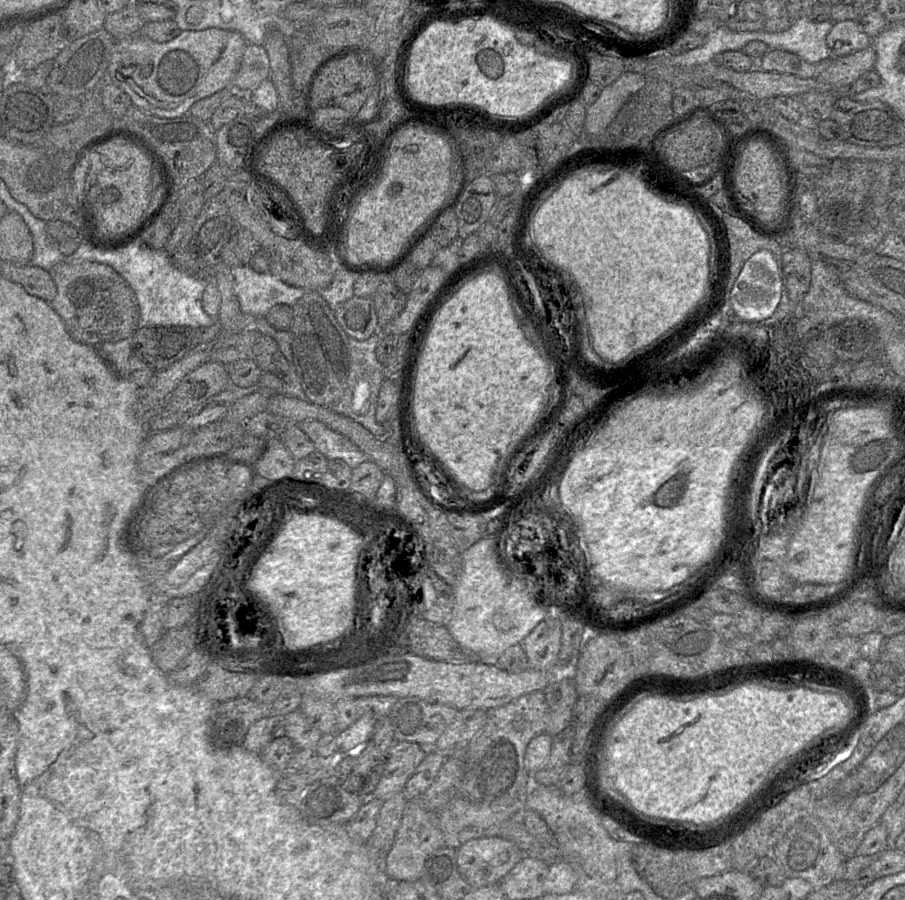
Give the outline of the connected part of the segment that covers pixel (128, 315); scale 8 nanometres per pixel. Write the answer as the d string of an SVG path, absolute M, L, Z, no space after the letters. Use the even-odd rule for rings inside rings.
M90 261L59 262L48 272L57 288L56 296L50 305L62 319L70 337L76 342L95 346L105 341L129 339L139 327L139 305L136 294L129 283L111 266Z

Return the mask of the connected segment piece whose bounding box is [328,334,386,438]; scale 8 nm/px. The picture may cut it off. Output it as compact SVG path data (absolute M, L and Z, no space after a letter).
M374 334L369 339L358 341L349 337L349 375L346 388L341 398L331 408L340 415L347 416L361 424L377 438L384 438L386 427L376 419L378 397L383 383L383 364L376 356L376 347L381 339L381 334Z

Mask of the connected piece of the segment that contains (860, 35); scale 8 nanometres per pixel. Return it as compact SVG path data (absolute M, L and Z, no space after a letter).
M846 20L833 23L832 29L826 36L826 43L833 57L841 57L868 48L872 45L872 38L864 32L858 21Z

